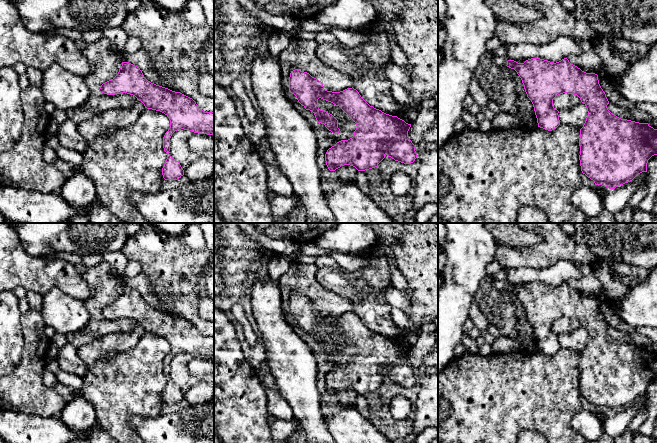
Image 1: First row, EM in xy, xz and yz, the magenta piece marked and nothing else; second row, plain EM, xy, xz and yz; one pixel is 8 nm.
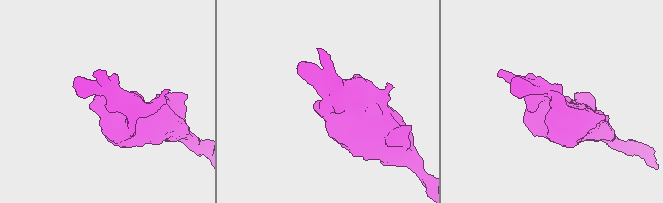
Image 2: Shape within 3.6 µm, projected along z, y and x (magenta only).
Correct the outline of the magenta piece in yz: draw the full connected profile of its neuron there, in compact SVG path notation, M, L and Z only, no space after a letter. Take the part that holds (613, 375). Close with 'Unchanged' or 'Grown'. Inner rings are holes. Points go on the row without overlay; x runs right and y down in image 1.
M531 282L524 287L508 284L506 290L514 293L521 302L540 352L552 355L560 349L559 335L553 330L556 320L574 318L585 328L588 339L580 353L579 384L582 397L593 404L595 409L615 413L632 405L638 398L647 396L648 384L657 379L657 353L648 347L621 343L612 338L607 332L609 325L599 308L597 298L582 295L567 282L556 287L540 282Z. Unchanged

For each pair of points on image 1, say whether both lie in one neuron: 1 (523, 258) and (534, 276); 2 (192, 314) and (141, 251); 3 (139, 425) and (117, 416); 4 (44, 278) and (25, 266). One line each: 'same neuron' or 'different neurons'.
1: different neurons
2: same neuron
3: different neurons
4: same neuron

